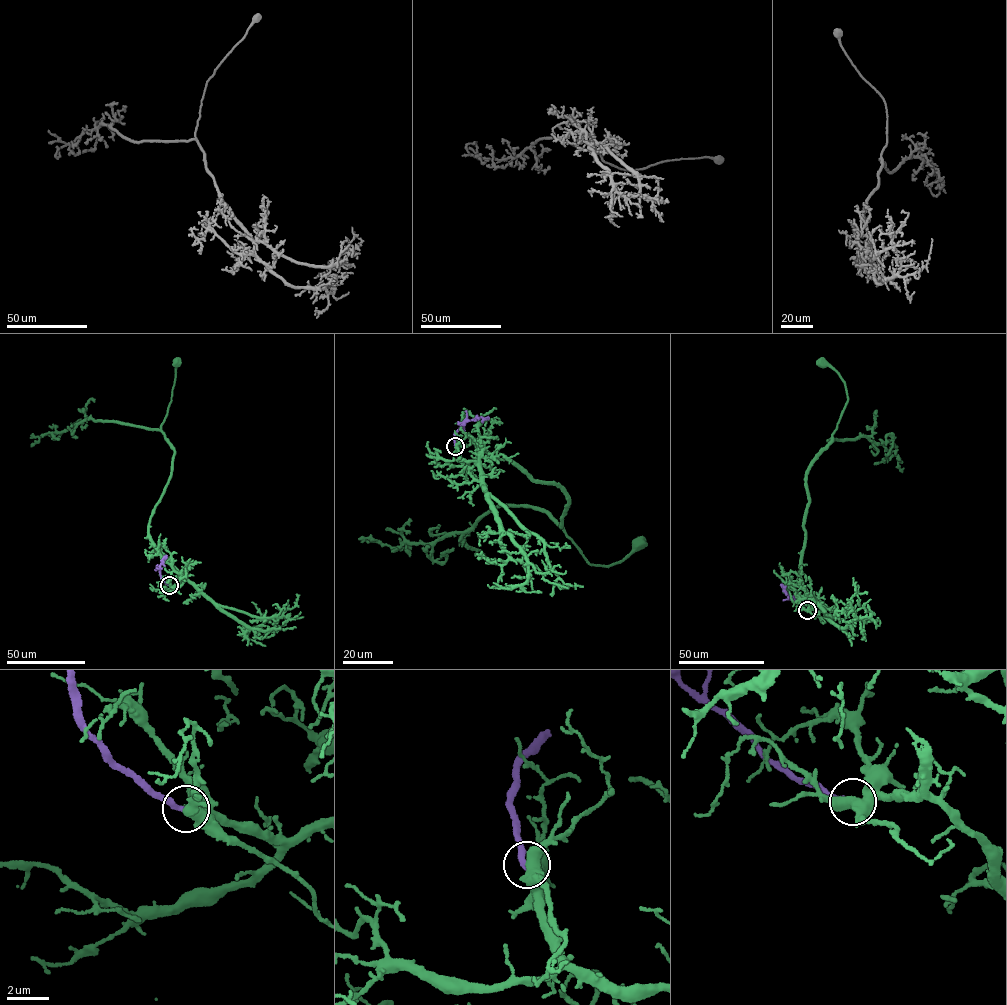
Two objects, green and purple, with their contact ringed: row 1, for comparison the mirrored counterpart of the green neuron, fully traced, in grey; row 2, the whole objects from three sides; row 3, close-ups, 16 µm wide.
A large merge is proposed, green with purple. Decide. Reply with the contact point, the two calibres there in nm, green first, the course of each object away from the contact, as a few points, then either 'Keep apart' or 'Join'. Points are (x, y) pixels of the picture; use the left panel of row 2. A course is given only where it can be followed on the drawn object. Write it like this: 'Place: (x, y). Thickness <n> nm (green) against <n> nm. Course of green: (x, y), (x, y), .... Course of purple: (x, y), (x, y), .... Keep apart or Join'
Place: (169, 585). Thickness 480 nm (green) against 300 nm. Course of green: (169, 585), (184, 578), (158, 550), (149, 525), (171, 470), (173, 447), (161, 426), (176, 362). Course of purple: (169, 585), (162, 579), (159, 569), (163, 559), (166, 558). Keep apart

